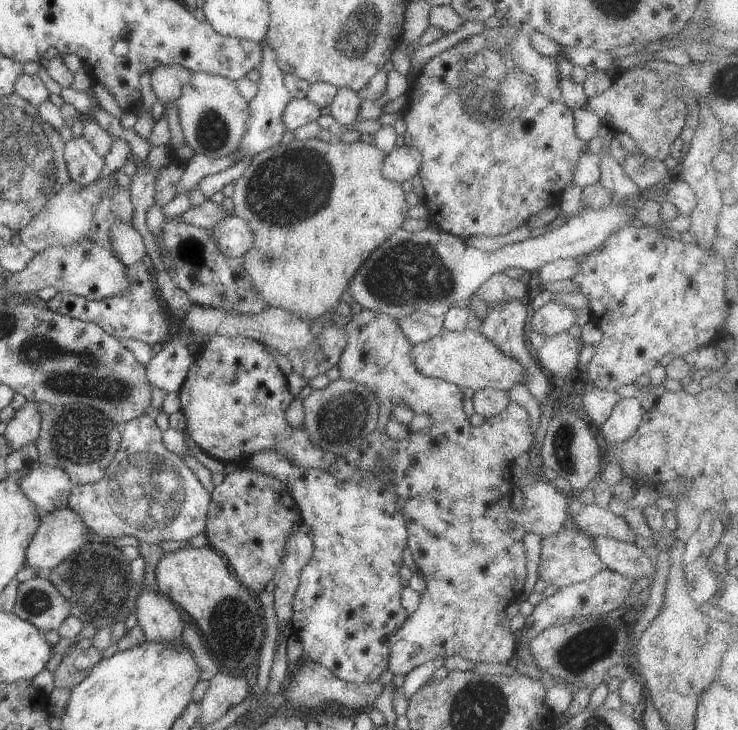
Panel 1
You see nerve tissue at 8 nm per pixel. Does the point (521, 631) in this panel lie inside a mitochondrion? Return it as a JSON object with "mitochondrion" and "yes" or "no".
{"mitochondrion":"no"}

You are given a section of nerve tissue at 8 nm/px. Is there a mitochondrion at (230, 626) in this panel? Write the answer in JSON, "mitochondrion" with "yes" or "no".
{"mitochondrion":"yes"}

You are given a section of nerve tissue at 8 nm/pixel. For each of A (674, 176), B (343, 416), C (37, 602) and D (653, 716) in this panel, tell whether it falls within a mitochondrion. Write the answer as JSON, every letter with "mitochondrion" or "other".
{"A":"other","B":"mitochondrion","C":"mitochondrion","D":"other"}

